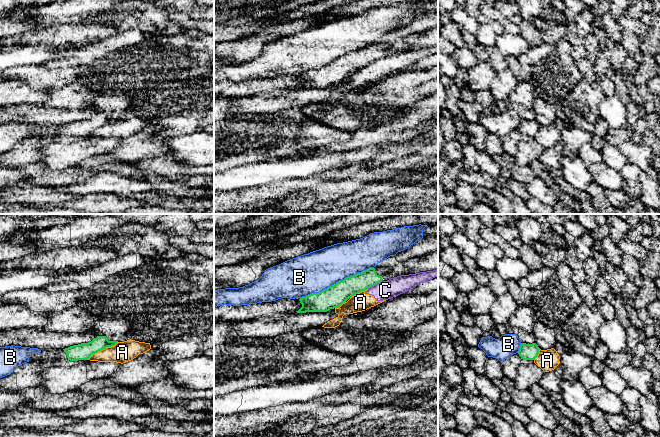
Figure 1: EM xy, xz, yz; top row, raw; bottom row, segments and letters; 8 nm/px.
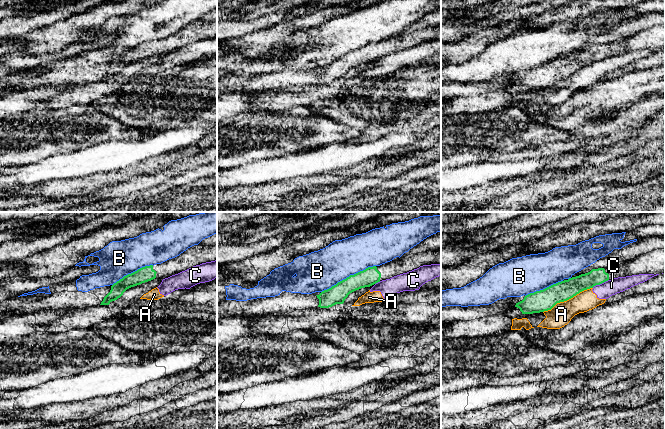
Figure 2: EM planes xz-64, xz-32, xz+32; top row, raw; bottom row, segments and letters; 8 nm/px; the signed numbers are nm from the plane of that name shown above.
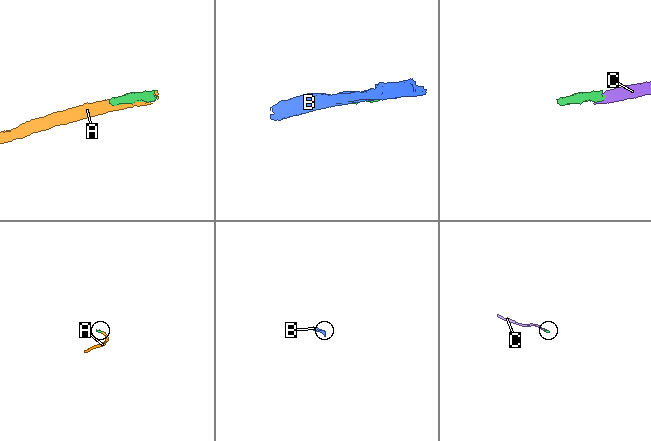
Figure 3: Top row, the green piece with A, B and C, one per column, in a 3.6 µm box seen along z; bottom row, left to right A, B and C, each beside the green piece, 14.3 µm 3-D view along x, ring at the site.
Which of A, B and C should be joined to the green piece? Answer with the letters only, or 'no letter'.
no letter

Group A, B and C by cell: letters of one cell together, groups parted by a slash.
A C / B

